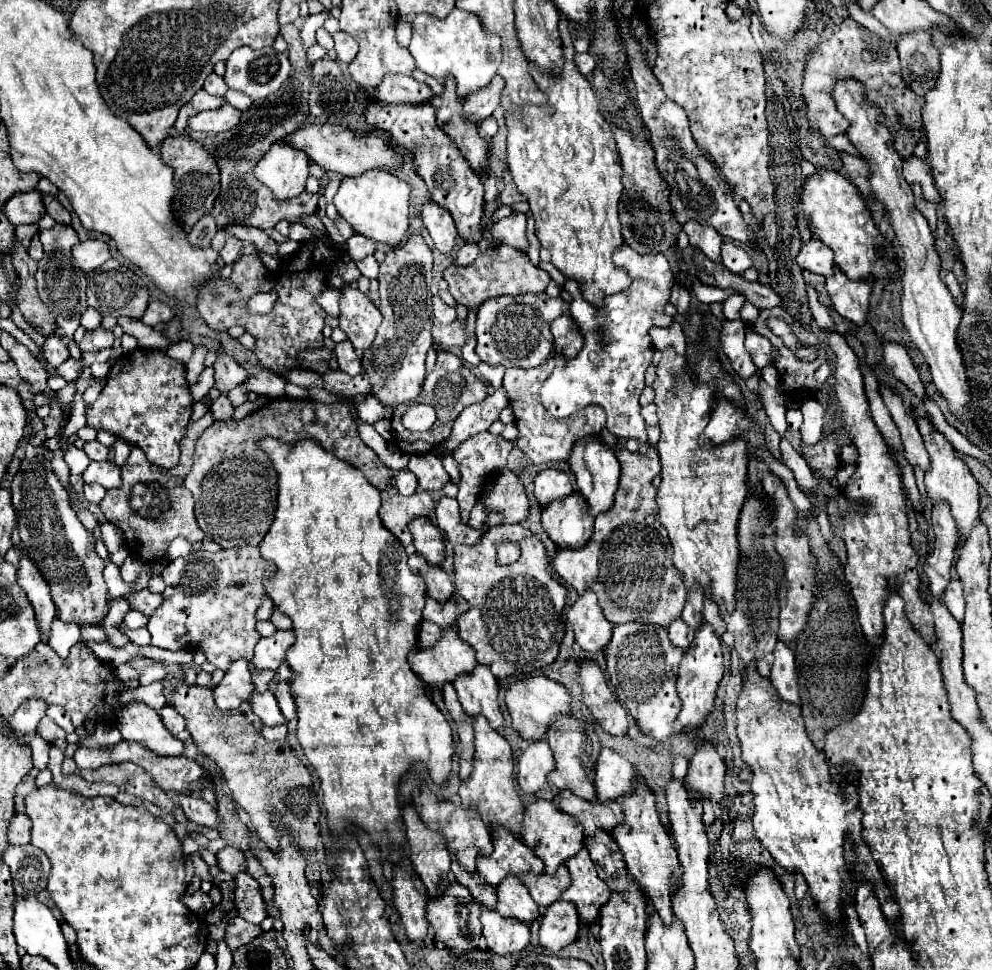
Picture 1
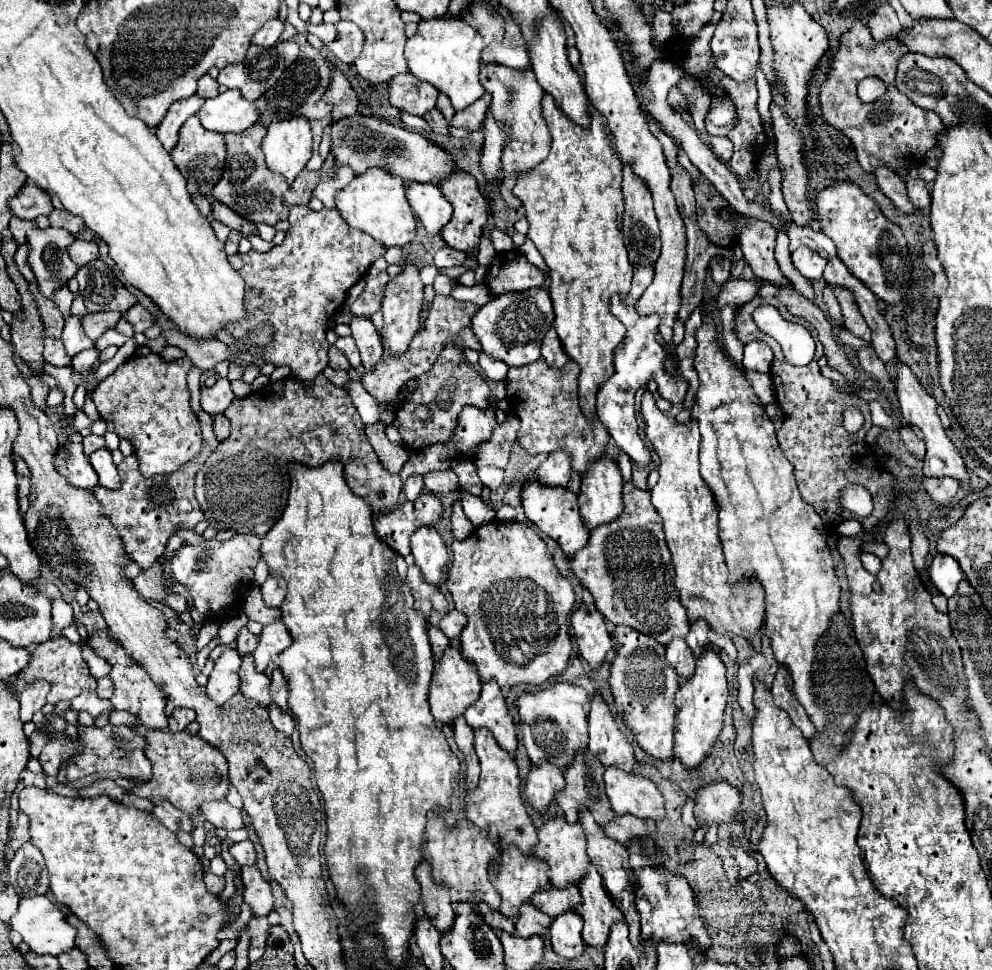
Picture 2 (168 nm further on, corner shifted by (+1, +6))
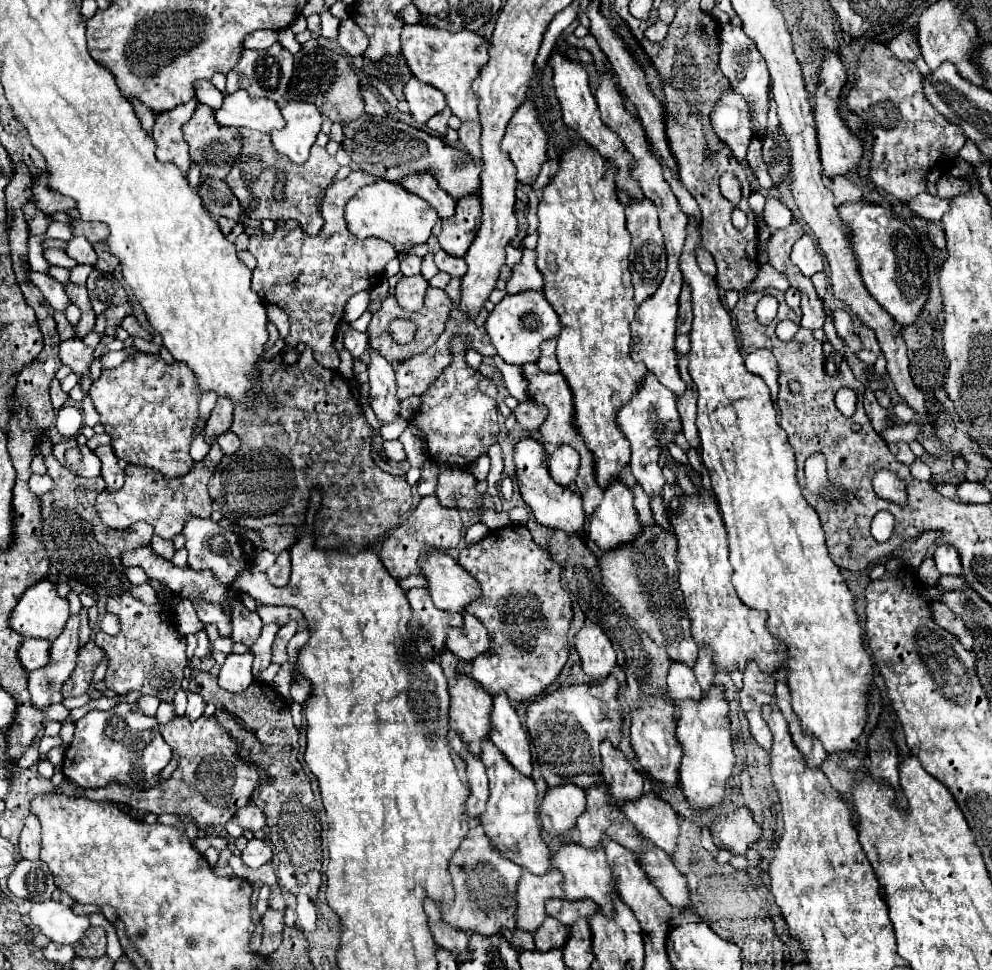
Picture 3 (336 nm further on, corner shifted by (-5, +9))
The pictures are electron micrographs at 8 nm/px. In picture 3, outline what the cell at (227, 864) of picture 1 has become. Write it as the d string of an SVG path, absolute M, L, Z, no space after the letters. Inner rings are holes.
M250 839L246 849L242 851L242 861L250 867L260 867L272 859L272 849L262 839Z

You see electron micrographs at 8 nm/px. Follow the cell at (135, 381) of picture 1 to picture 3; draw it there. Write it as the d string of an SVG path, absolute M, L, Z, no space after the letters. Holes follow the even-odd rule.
M136 353L120 367L102 371L102 377L94 381L90 387L90 397L96 411L100 413L100 423L104 425L104 431L112 437L116 457L132 465L154 469L168 479L178 479L190 473L190 469L196 463L190 457L190 443L194 439L194 429L198 423L200 389L196 385L194 371L188 365L184 363L168 365L158 353Z

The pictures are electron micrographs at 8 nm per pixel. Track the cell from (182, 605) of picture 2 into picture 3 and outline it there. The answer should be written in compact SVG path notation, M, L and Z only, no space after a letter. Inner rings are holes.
M192 599L192 605L202 623L214 623L218 627L220 635L230 635L230 619L222 613L222 609L218 605L202 601L202 599Z

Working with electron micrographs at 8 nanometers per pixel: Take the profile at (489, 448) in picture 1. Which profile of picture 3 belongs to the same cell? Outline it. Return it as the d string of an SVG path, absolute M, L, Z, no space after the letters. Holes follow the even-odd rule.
M528 399L516 407L514 417L516 417L516 423L524 431L534 431L534 429L538 429L538 425L542 423L542 417L546 417L546 413L542 413L542 409L534 407L534 403Z

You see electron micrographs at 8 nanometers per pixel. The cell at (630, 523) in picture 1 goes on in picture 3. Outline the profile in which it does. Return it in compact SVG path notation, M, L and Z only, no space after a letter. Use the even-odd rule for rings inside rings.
M658 523L642 527L640 535L632 541L604 551L598 557L598 567L606 591L616 597L638 627L642 627L656 645L664 647L670 659L684 661L692 667L698 655L698 645L690 633L690 617L678 587L674 533L662 529Z

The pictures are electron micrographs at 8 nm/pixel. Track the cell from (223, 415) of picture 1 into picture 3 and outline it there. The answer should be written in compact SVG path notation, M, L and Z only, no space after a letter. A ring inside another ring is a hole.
M232 431L220 435L220 437L218 437L218 443L220 443L220 447L222 447L222 451L224 451L226 455L232 455L232 453L240 447L240 439L238 439L238 435L232 433Z

